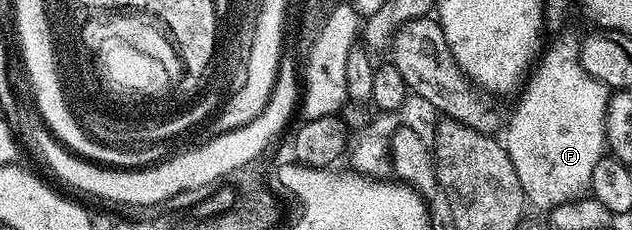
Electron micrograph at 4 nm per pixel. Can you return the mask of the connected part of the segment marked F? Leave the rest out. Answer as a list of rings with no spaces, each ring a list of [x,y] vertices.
[[[565,27],[561,29],[560,33],[550,45],[550,43],[545,47],[535,70],[531,73],[531,76],[527,79],[523,90],[521,91],[521,98],[514,110],[514,114],[511,116],[508,126],[504,128],[504,134],[506,130],[506,138],[504,137],[504,145],[506,151],[509,154],[509,159],[512,160],[513,167],[516,168],[516,174],[520,179],[520,184],[522,191],[525,193],[527,201],[534,207],[542,208],[545,212],[550,212],[552,209],[559,205],[572,200],[577,200],[583,197],[589,186],[592,183],[592,176],[594,172],[594,166],[598,163],[601,157],[603,157],[605,149],[605,119],[607,104],[609,102],[609,89],[603,85],[602,82],[596,80],[587,69],[584,68],[582,62],[582,44],[581,44],[581,33],[577,33],[574,29]]]

